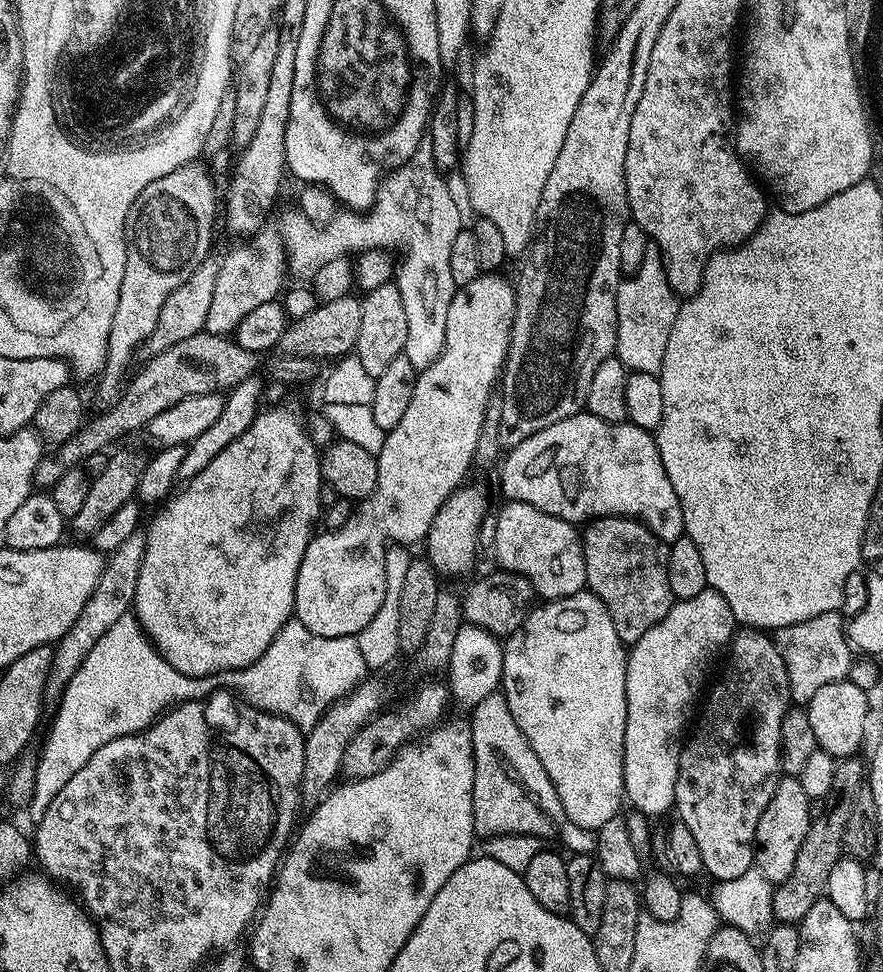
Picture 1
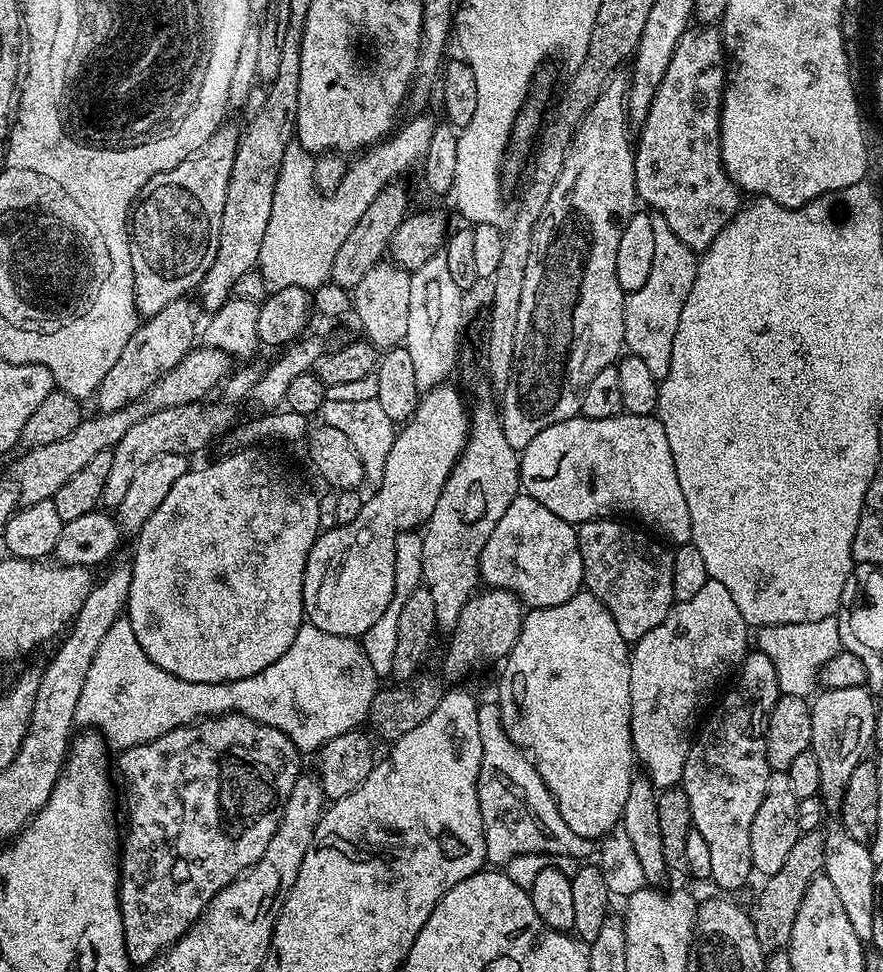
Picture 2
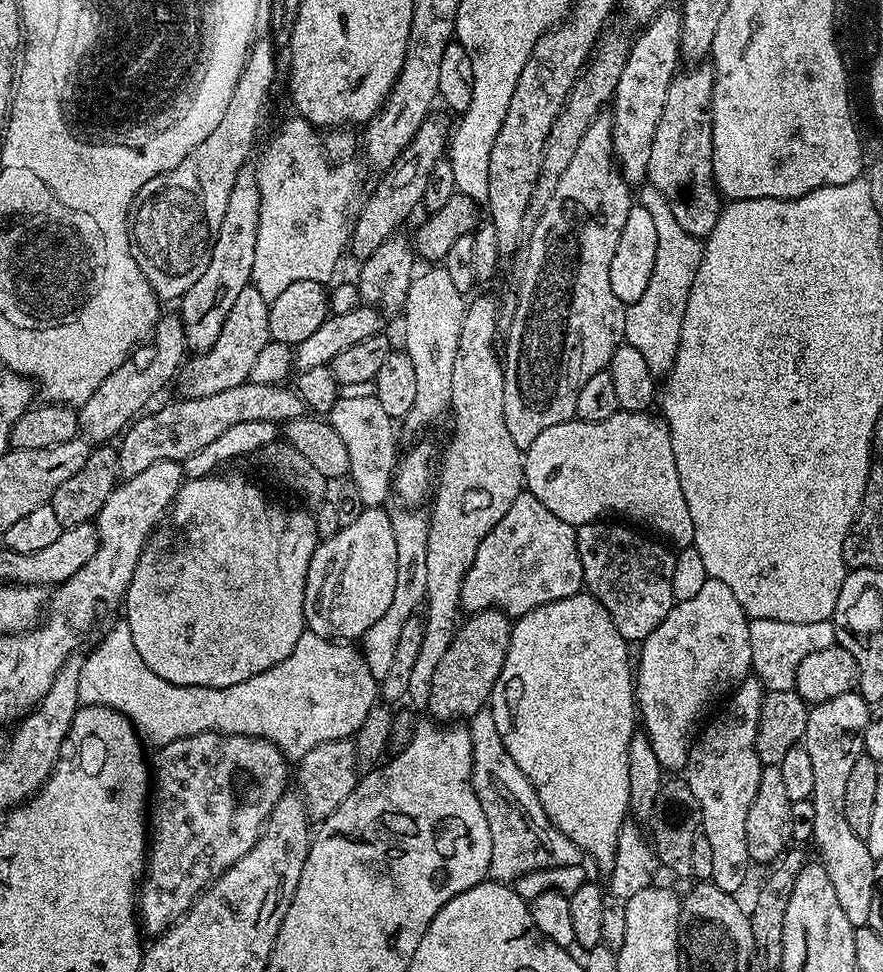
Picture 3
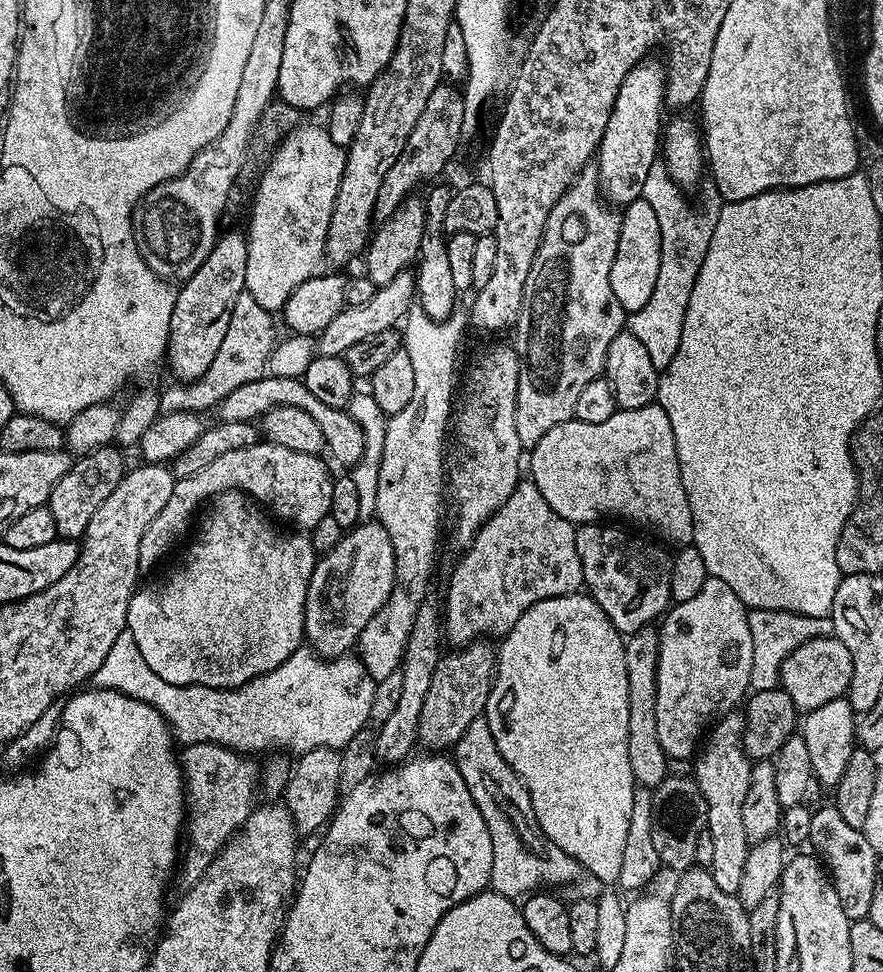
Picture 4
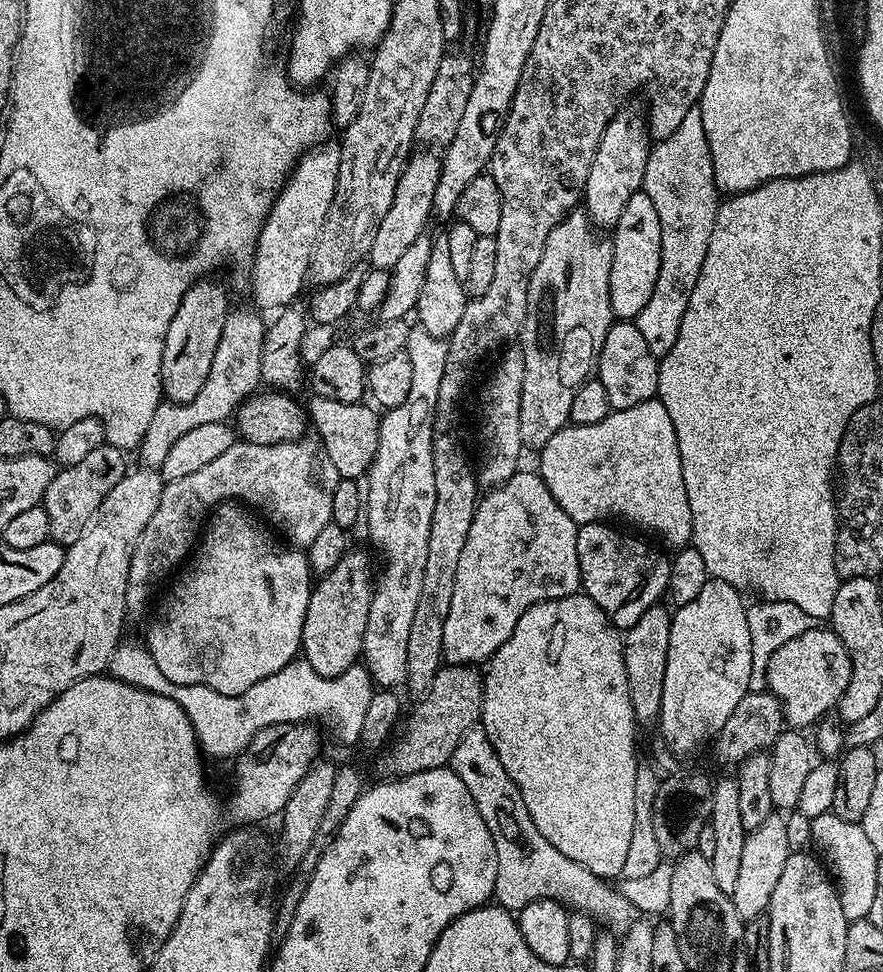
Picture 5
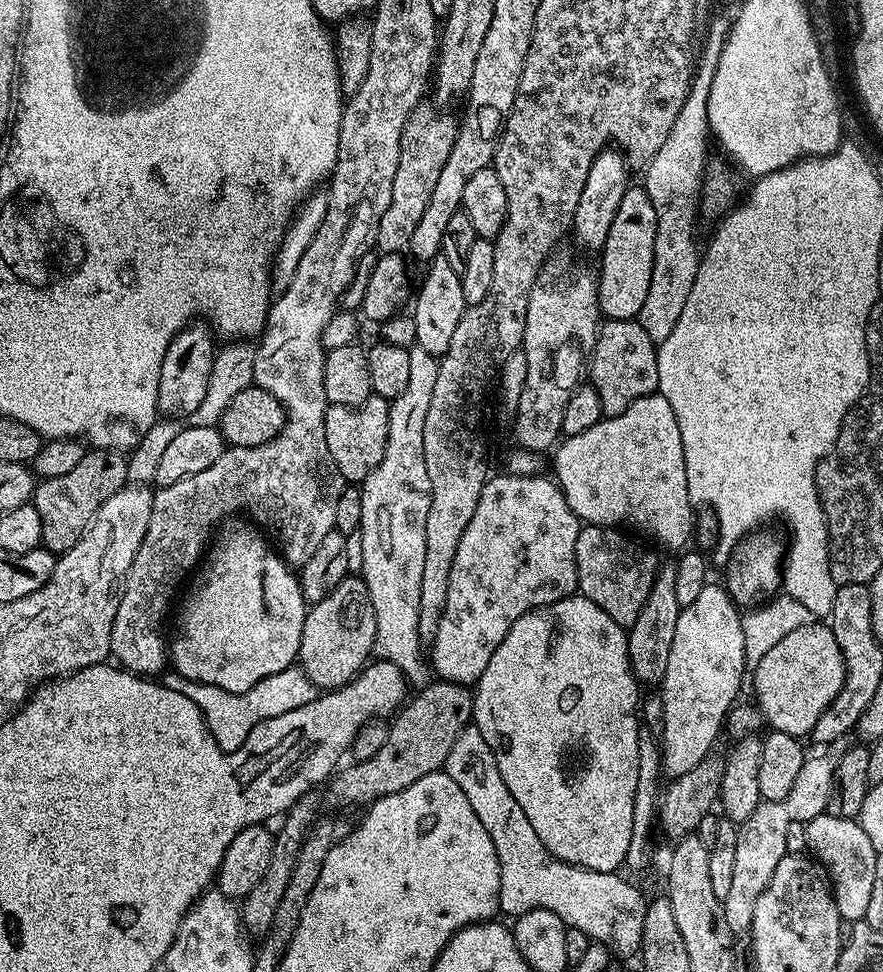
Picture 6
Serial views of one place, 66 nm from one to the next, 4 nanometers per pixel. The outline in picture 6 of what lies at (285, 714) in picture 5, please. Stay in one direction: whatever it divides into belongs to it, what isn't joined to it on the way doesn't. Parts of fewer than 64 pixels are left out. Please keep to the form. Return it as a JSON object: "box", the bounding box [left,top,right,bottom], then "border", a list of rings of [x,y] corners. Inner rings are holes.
{"box":[162,666,318,752],"border":[[[296,666],[282,670],[278,674],[270,674],[270,678],[262,678],[262,682],[250,686],[250,690],[242,694],[227,692],[218,686],[210,686],[202,682],[184,680],[175,674],[168,675],[163,677],[162,683],[170,690],[178,690],[186,694],[186,698],[190,698],[190,702],[194,702],[194,706],[202,710],[210,734],[223,752],[233,752],[241,748],[250,730],[266,722],[266,718],[278,718],[278,714],[290,714],[290,710],[298,710],[298,706],[306,706],[306,702],[316,699],[318,695],[318,690],[310,682],[310,678],[306,678],[306,674]]]}

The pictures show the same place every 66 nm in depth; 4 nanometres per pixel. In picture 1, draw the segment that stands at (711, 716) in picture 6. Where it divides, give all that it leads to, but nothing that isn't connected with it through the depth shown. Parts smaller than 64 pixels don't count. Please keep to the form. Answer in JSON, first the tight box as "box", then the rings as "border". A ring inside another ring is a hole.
{"box":[624,587,738,818],"border":[[[706,587],[702,594],[694,598],[676,600],[672,609],[636,644],[631,645],[626,666],[626,734],[624,735],[624,794],[627,803],[637,812],[643,812],[649,818],[660,816],[663,812],[671,813],[676,803],[676,783],[680,755],[686,743],[684,731],[692,720],[692,711],[696,708],[696,699],[705,691],[704,683],[708,680],[708,671],[716,660],[716,655],[727,644],[733,643],[738,625],[730,610],[726,598]]]}

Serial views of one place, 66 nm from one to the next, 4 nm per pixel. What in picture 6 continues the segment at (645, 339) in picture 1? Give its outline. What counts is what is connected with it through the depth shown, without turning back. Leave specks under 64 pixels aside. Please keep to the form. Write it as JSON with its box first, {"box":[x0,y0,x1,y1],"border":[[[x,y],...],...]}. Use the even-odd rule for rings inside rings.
{"box":[639,16,733,345],"border":[[[720,16],[711,21],[708,30],[708,38],[706,40],[706,46],[704,48],[704,54],[699,55],[698,61],[695,63],[694,77],[692,79],[692,89],[688,91],[688,97],[686,102],[682,102],[682,110],[678,110],[678,118],[674,118],[674,127],[670,129],[670,138],[666,138],[666,142],[662,142],[662,150],[658,150],[658,154],[654,154],[654,158],[643,169],[642,175],[644,175],[644,181],[642,181],[642,187],[645,192],[648,193],[650,202],[654,202],[654,214],[656,215],[656,233],[654,234],[654,262],[652,263],[652,273],[650,274],[650,290],[646,294],[646,302],[642,302],[642,310],[639,314],[639,322],[642,326],[642,330],[646,330],[646,334],[650,334],[650,338],[656,345],[660,345],[664,339],[669,336],[674,326],[678,326],[678,318],[682,314],[683,308],[686,307],[686,297],[690,295],[690,286],[694,286],[694,278],[698,274],[698,266],[700,265],[700,257],[702,255],[702,244],[696,241],[696,216],[700,212],[700,190],[704,187],[704,174],[710,163],[710,155],[708,156],[708,140],[710,144],[710,133],[708,131],[708,103],[710,102],[710,86],[714,86],[714,74],[718,70],[718,58],[722,54],[724,49],[724,43],[728,37],[728,31],[732,28],[733,17]]]}

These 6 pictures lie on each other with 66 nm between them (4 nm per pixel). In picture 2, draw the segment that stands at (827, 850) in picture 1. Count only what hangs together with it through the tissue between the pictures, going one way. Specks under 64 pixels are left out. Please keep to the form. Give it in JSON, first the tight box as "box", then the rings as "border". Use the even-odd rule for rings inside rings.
{"box":[750,831,824,954],"border":[[[823,831],[800,833],[798,842],[794,842],[786,863],[782,865],[782,870],[763,881],[764,889],[759,892],[750,915],[758,944],[765,954],[783,951],[788,945],[794,920],[804,901],[806,890],[812,879],[824,872],[824,835]]]}

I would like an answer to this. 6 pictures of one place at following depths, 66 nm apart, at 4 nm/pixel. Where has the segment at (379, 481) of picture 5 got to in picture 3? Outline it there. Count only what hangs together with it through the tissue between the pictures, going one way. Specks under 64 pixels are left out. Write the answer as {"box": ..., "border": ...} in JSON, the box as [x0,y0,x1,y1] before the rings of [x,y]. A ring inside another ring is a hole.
{"box":[362,266,466,682],"border":[[[432,266],[429,272],[424,272],[413,279],[408,297],[402,309],[404,315],[404,344],[403,351],[408,353],[410,362],[414,362],[414,375],[418,381],[418,394],[414,398],[414,406],[410,406],[410,414],[406,424],[412,432],[432,424],[440,415],[449,411],[450,382],[453,377],[455,352],[458,350],[459,332],[462,330],[466,307],[465,297],[458,290],[454,290],[454,282],[450,282],[450,274],[443,266]],[[420,510],[406,511],[410,512],[395,513],[392,516],[394,546],[398,546],[398,582],[394,586],[394,599],[390,602],[386,614],[382,614],[382,618],[378,618],[378,622],[374,622],[362,637],[364,661],[366,666],[370,666],[370,674],[374,674],[377,682],[386,678],[390,665],[394,663],[394,653],[398,647],[398,638],[402,635],[402,626],[408,618],[417,615],[427,594],[426,552],[429,517],[424,512],[418,512]]]}

